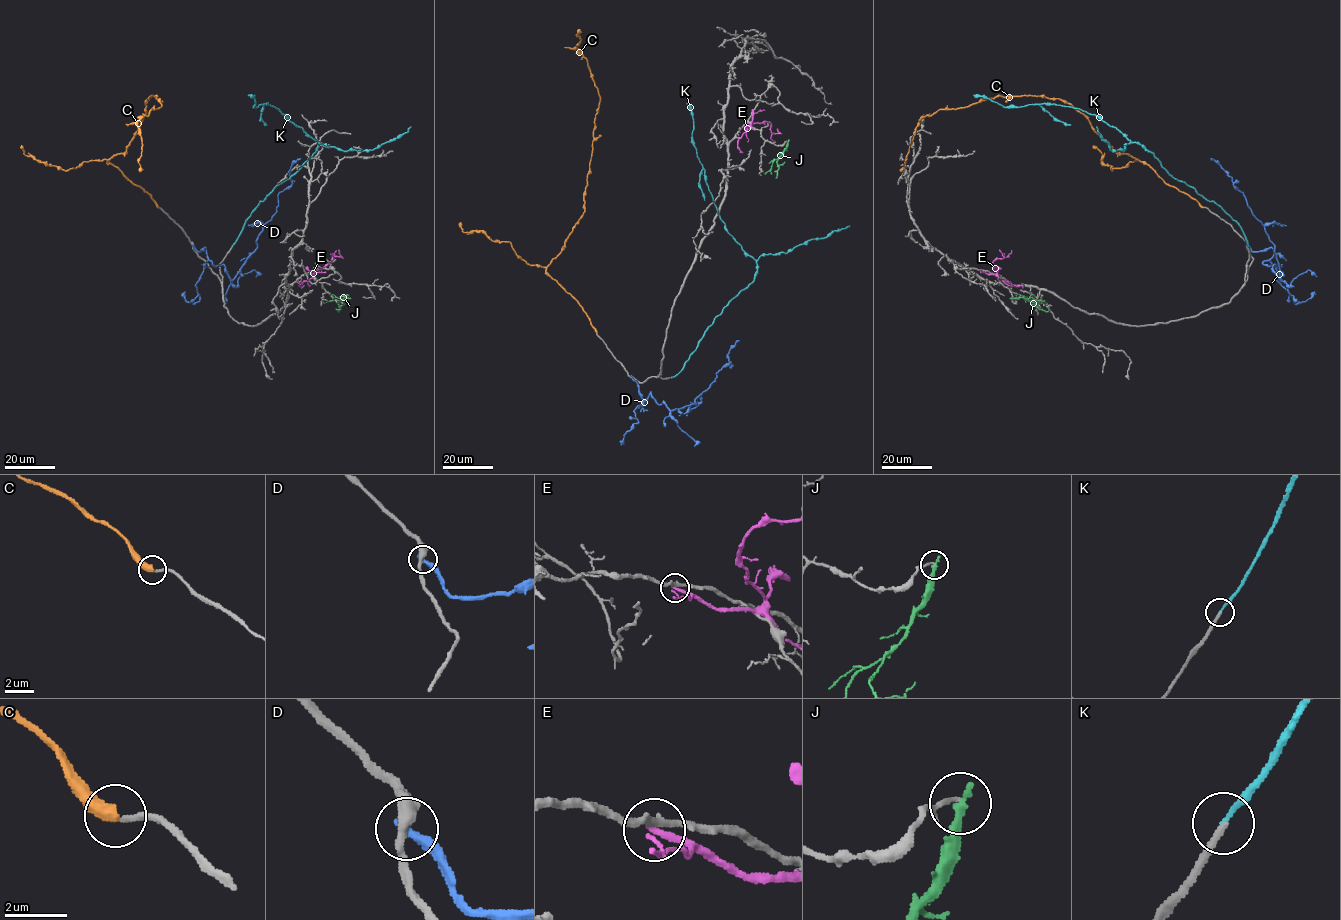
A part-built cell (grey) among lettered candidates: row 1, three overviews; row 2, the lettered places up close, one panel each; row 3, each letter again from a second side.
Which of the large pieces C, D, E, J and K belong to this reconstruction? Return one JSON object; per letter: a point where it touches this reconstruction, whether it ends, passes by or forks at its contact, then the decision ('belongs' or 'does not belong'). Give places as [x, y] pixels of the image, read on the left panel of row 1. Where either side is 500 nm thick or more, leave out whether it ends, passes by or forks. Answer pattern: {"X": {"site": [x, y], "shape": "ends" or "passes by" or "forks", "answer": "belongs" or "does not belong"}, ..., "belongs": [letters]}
{"C": {"site": [158, 207], "shape": "ends", "answer": "belongs"}, "D": {"site": [192, 245], "shape": "ends", "answer": "does not belong"}, "E": {"site": [314, 270], "shape": "ends", "answer": "does not belong"}, "J": {"site": [349, 298], "shape": "ends", "answer": "does not belong"}, "K": {"site": [232, 246], "shape": "ends", "answer": "belongs"}, "belongs": ["C", "K"]}

